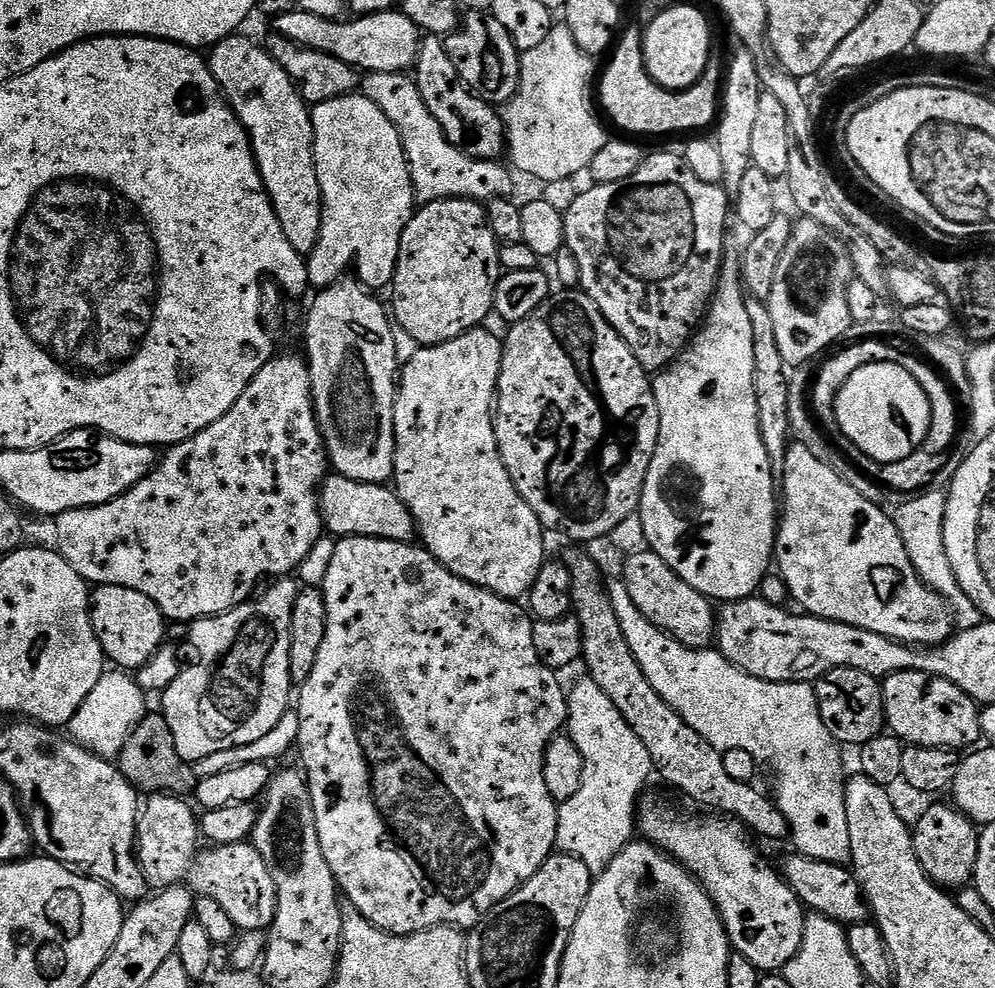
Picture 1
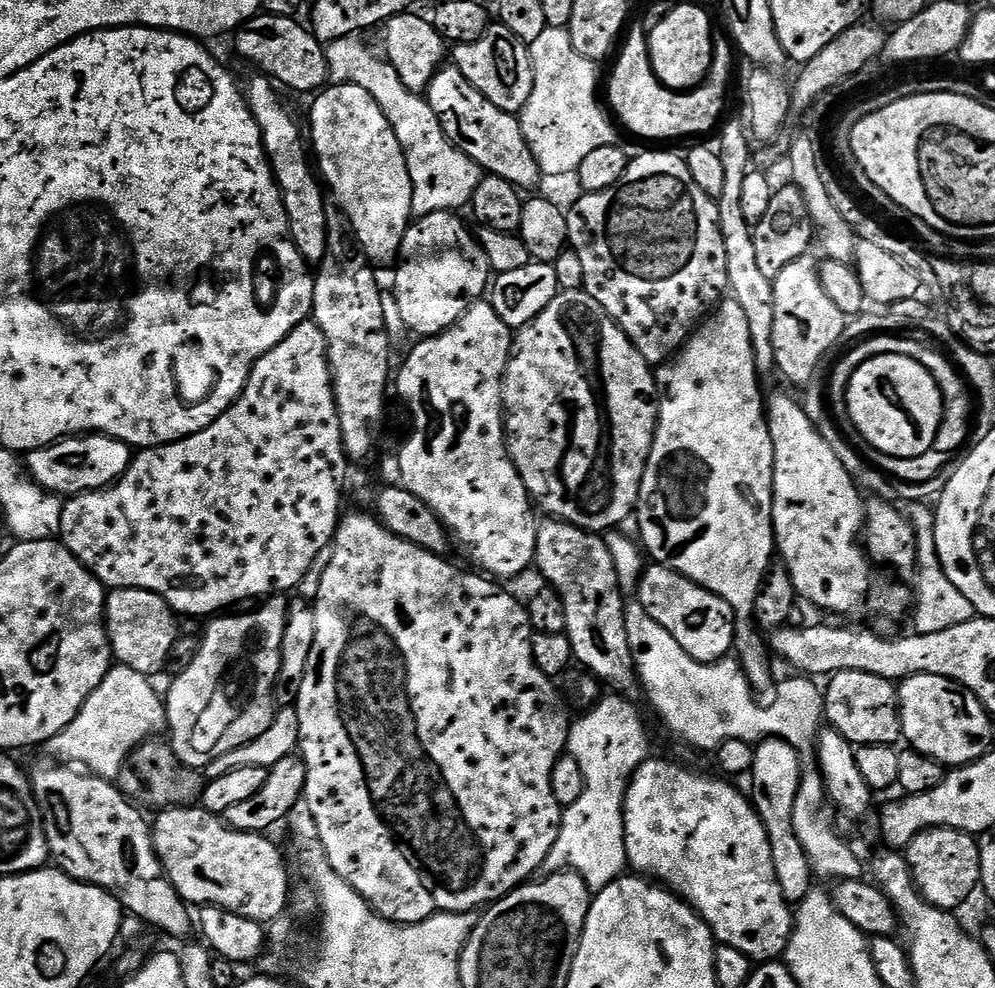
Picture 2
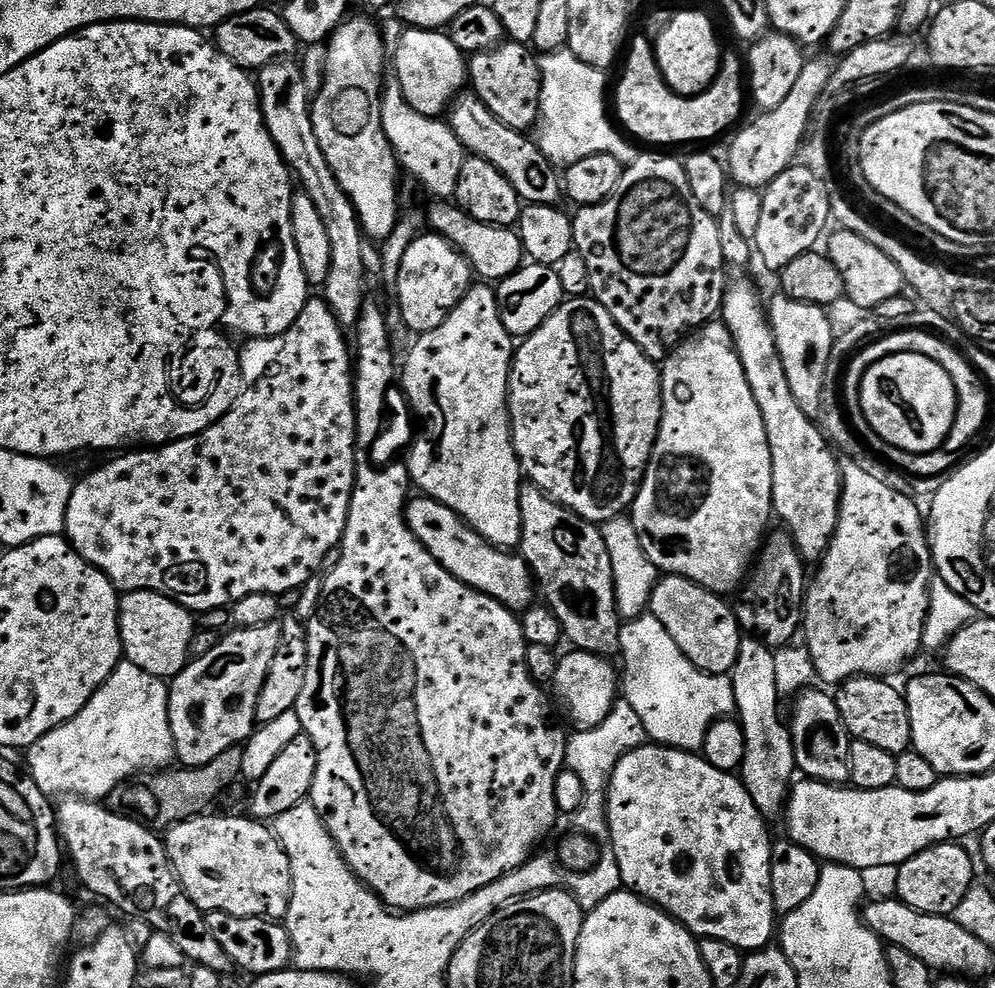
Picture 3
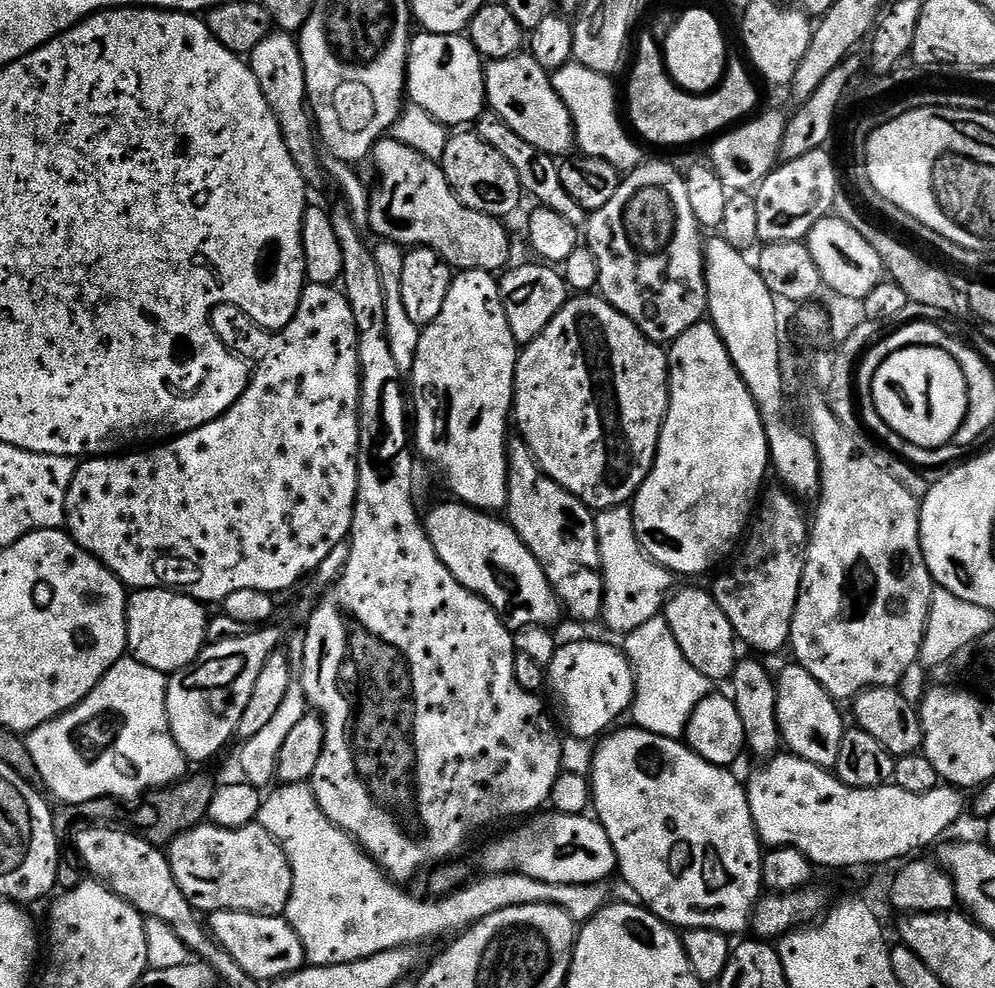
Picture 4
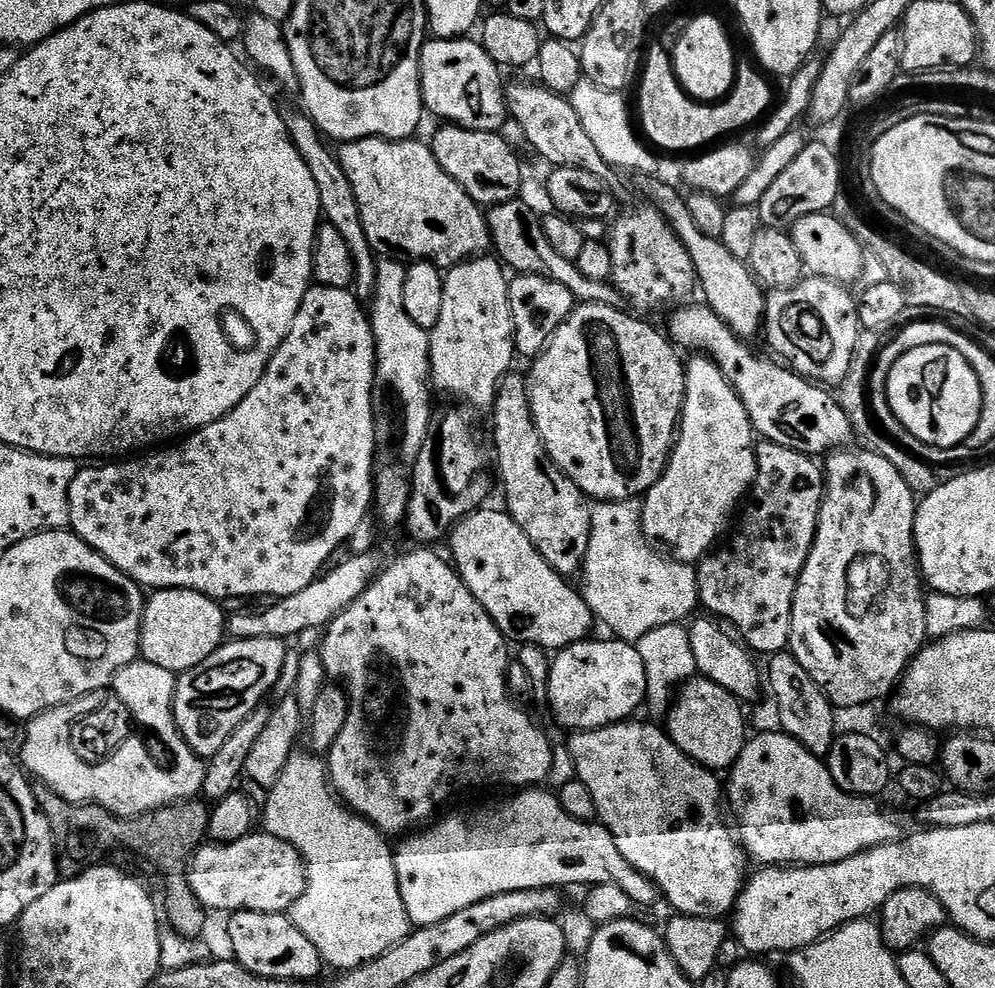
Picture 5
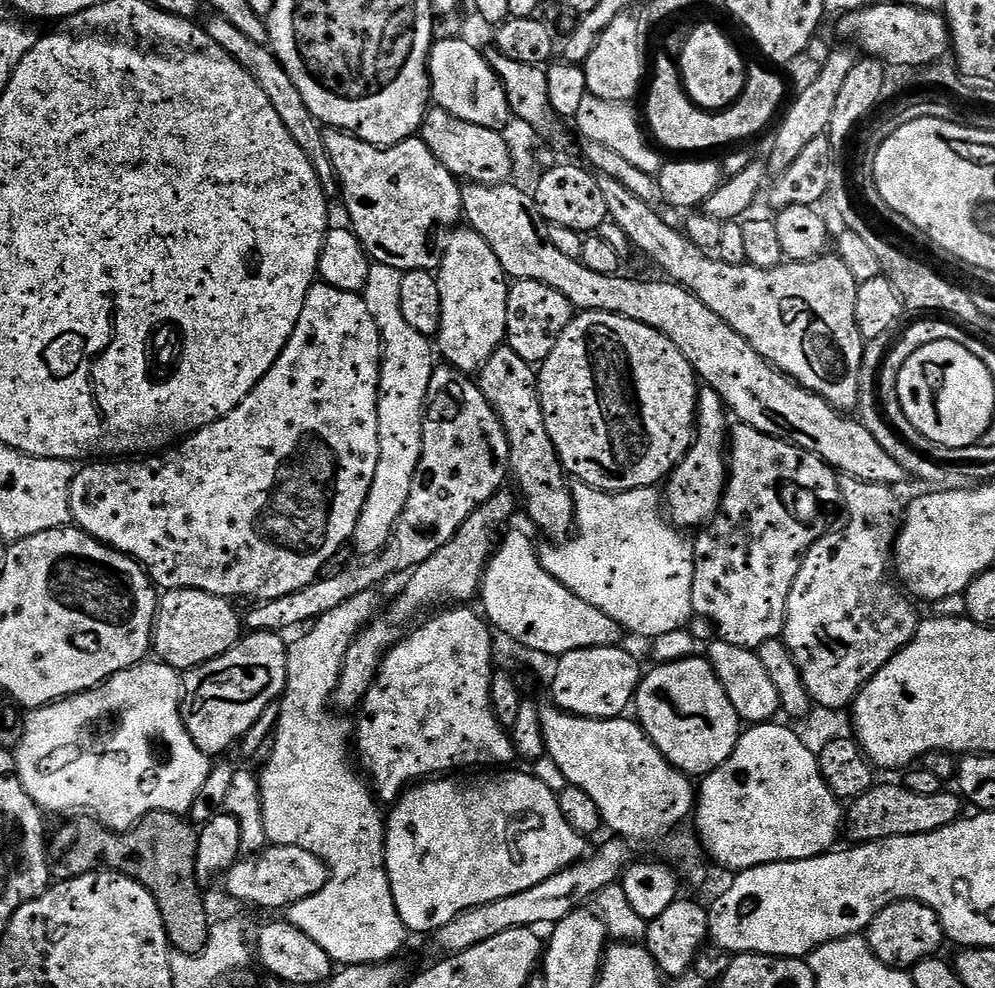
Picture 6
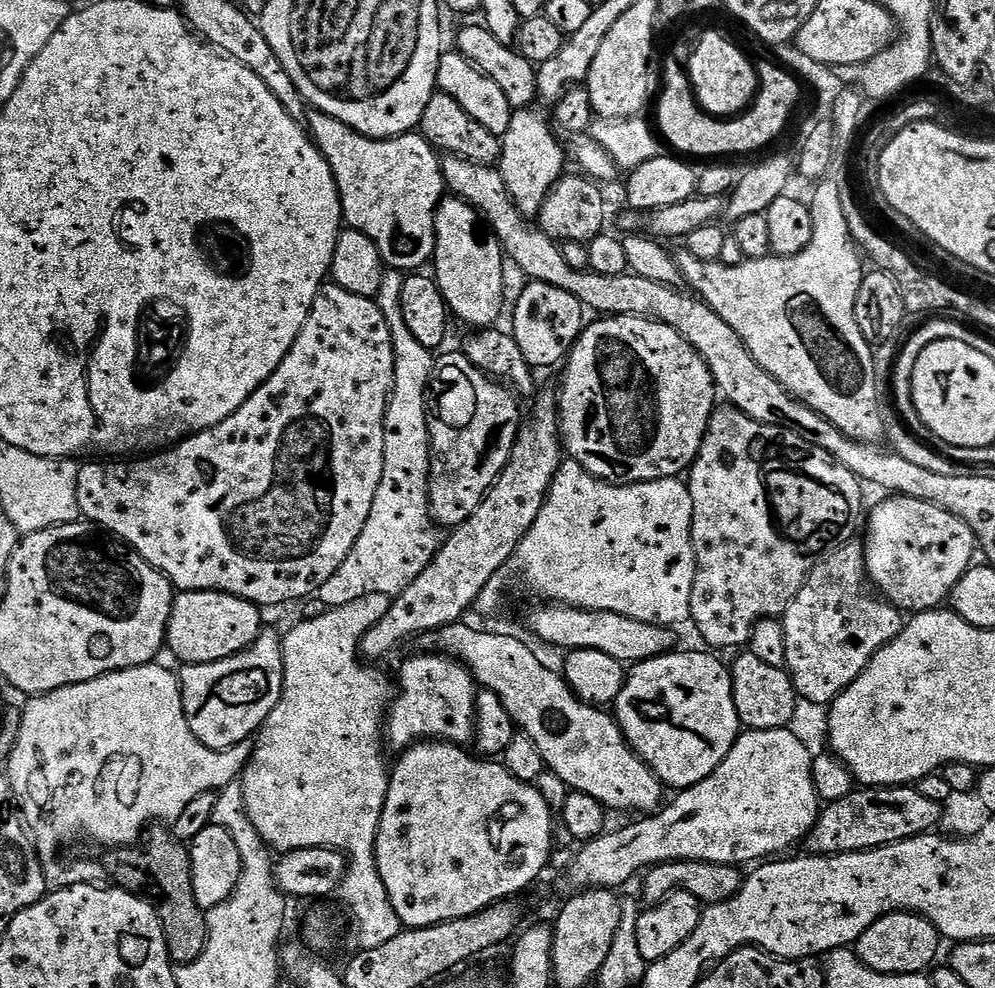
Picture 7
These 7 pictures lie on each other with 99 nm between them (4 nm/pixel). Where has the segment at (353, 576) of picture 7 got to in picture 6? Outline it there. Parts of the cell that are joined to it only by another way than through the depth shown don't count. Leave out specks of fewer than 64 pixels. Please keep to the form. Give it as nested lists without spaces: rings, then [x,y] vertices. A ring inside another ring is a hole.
[[[373,262],[370,266],[370,278],[366,278],[366,286],[362,293],[366,302],[366,310],[370,310],[370,318],[374,318],[374,322],[380,331],[380,342],[382,345],[382,355],[380,358],[380,397],[378,398],[378,450],[380,457],[378,458],[378,470],[374,470],[374,482],[370,486],[370,494],[366,498],[366,502],[360,511],[360,517],[356,523],[356,533],[351,538],[351,543],[356,544],[356,548],[361,552],[361,557],[371,558],[377,552],[381,552],[388,545],[388,540],[392,537],[392,531],[396,524],[400,521],[400,515],[404,512],[404,507],[408,502],[408,495],[412,489],[412,485],[416,483],[416,471],[418,470],[418,462],[422,458],[422,442],[423,442],[423,422],[425,420],[425,404],[427,402],[427,390],[430,386],[432,372],[438,367],[438,356],[434,351],[434,344],[431,339],[422,334],[418,334],[418,330],[414,330],[414,326],[410,326],[410,322],[406,322],[406,317],[402,315],[402,278],[403,272],[394,270],[394,266],[386,266]]]

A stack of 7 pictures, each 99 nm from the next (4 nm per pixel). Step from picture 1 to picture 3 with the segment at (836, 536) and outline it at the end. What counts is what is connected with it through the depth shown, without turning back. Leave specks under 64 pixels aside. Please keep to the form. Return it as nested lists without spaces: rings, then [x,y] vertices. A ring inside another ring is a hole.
[[[740,280],[737,284],[727,285],[722,323],[734,338],[742,370],[746,370],[746,382],[750,382],[750,394],[754,394],[754,402],[758,402],[758,410],[762,410],[762,422],[770,442],[775,515],[778,520],[780,516],[785,524],[781,525],[796,543],[805,561],[819,561],[832,541],[840,513],[840,460],[832,453],[833,445],[826,439],[817,421],[802,414],[794,393],[790,391],[790,382],[786,382],[786,370],[782,370],[782,358],[778,354],[765,301],[760,301],[750,281]]]

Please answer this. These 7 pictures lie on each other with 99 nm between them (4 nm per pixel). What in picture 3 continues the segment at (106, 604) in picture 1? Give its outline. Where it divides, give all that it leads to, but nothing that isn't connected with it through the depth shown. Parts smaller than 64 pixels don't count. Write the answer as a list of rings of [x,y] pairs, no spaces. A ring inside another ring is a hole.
[[[130,592],[120,596],[120,640],[124,644],[123,659],[127,663],[138,666],[138,670],[146,670],[146,674],[151,676],[158,676],[161,680],[168,682],[173,678],[180,675],[190,663],[190,653],[192,651],[192,639],[196,637],[198,631],[198,625],[195,624],[193,613],[188,609],[182,607],[178,602],[174,602],[170,597],[163,596],[160,592]]]

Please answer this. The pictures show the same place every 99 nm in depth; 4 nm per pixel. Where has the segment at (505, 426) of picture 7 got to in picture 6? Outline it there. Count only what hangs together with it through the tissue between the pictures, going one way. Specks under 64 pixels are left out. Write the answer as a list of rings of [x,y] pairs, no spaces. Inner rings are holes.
[[[439,365],[432,372],[430,386],[427,390],[427,402],[425,404],[425,420],[423,422],[423,442],[422,458],[418,462],[416,471],[416,483],[412,485],[408,502],[404,507],[404,512],[400,515],[400,521],[392,531],[392,537],[388,540],[388,545],[375,556],[365,559],[364,564],[356,564],[353,568],[345,570],[341,576],[325,575],[319,580],[315,580],[310,586],[298,590],[294,594],[286,594],[277,600],[265,600],[257,603],[256,608],[246,612],[246,624],[252,632],[274,632],[277,634],[287,633],[287,628],[296,628],[299,624],[307,625],[315,622],[320,617],[325,616],[336,606],[342,606],[356,594],[371,592],[383,582],[387,576],[396,576],[399,572],[403,574],[411,573],[430,554],[438,554],[450,538],[478,510],[490,497],[496,495],[497,491],[505,487],[504,480],[510,474],[509,462],[509,439],[506,438],[505,428],[497,412],[487,402],[482,394],[479,385],[464,372],[458,371],[452,365]]]

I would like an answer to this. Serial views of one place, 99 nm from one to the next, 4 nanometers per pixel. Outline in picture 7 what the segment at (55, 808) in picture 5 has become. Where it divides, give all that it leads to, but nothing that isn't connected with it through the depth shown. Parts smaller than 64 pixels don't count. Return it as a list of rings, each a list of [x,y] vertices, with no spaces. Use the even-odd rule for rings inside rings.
[[[145,831],[134,844],[113,847],[102,859],[102,867],[117,888],[135,892],[156,905],[156,913],[166,938],[173,965],[189,964],[202,954],[208,941],[205,909],[195,901],[189,845],[171,831]]]

